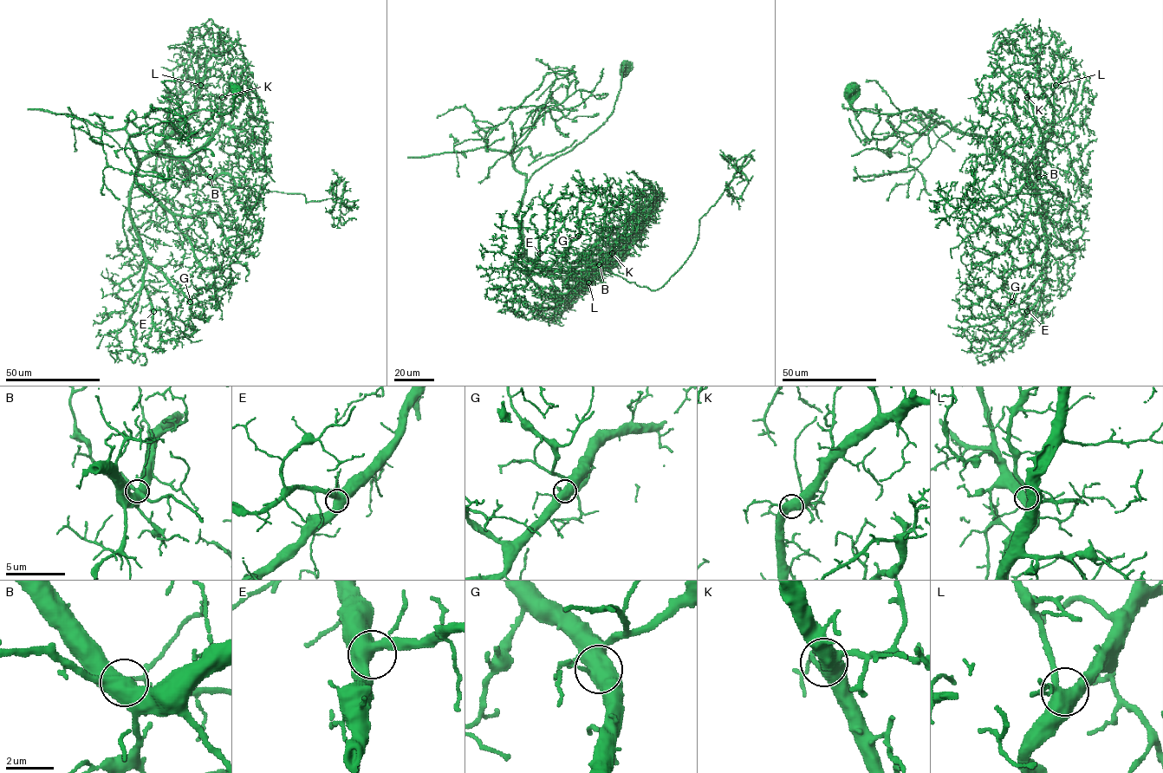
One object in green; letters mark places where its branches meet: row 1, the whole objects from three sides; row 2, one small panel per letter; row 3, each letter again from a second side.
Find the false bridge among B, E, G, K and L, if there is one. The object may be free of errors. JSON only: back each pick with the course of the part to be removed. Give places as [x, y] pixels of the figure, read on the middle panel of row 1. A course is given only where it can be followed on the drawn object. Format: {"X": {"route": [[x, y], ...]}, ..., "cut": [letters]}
{"B": {"route": [[599, 263], [657, 290], [691, 254], [699, 219], [736, 165], [726, 189], [734, 198]]}, "cut": ["B"]}

